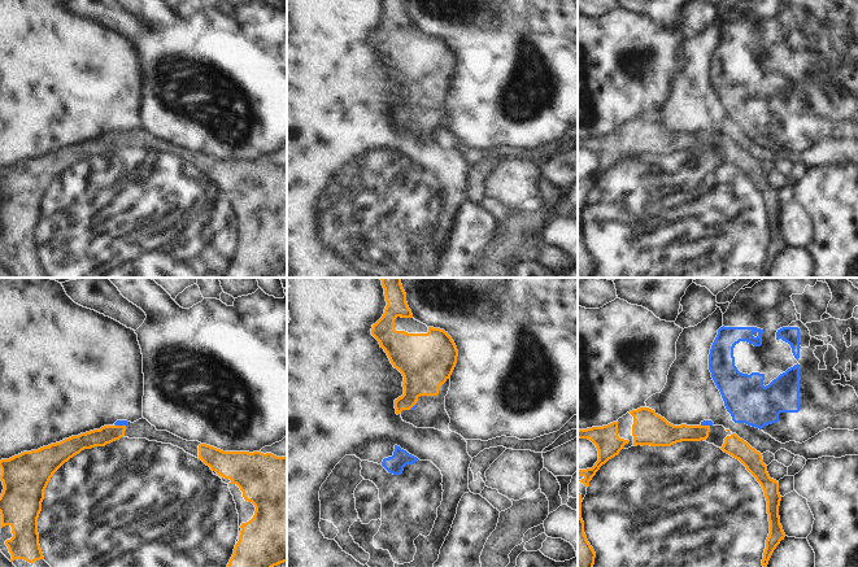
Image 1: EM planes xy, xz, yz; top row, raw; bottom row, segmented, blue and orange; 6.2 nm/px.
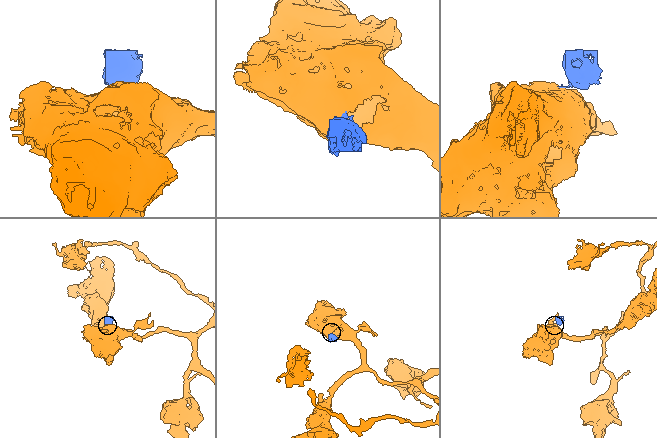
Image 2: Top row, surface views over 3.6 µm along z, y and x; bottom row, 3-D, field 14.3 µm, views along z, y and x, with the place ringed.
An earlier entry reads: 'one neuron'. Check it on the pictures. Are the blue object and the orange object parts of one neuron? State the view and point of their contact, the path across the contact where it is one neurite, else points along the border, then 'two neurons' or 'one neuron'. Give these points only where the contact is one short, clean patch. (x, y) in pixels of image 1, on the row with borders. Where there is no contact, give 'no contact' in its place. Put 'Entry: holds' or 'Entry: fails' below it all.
contact xy (120, 424); two neurons
Entry: fails

